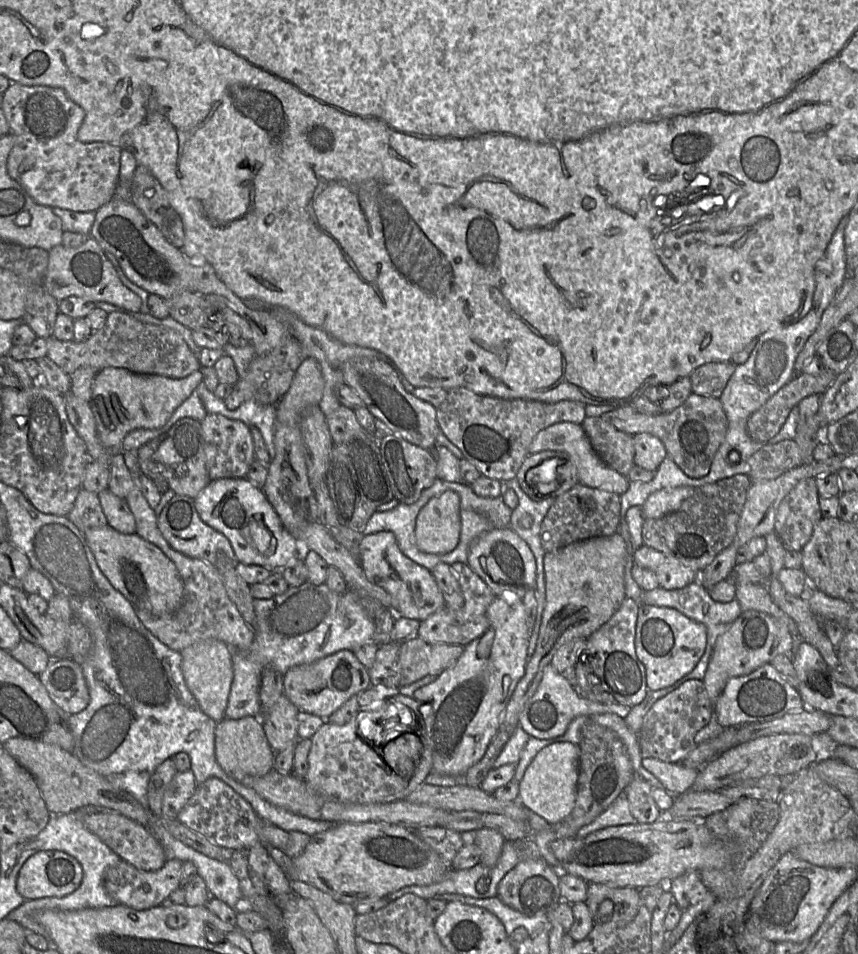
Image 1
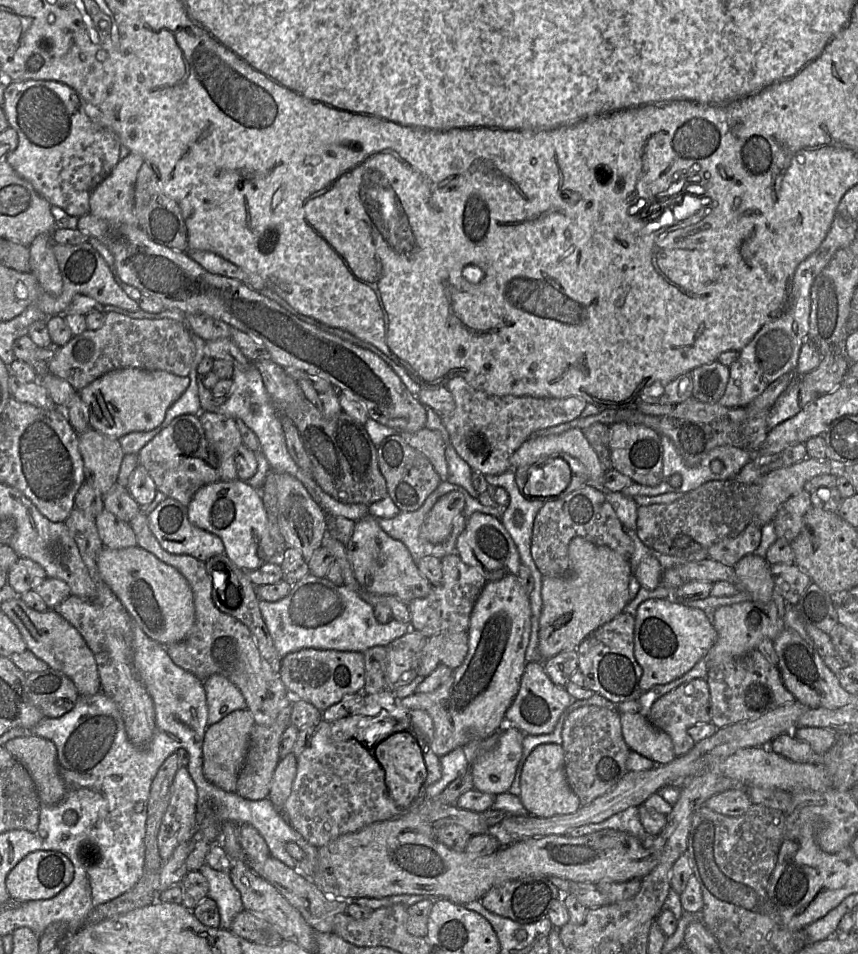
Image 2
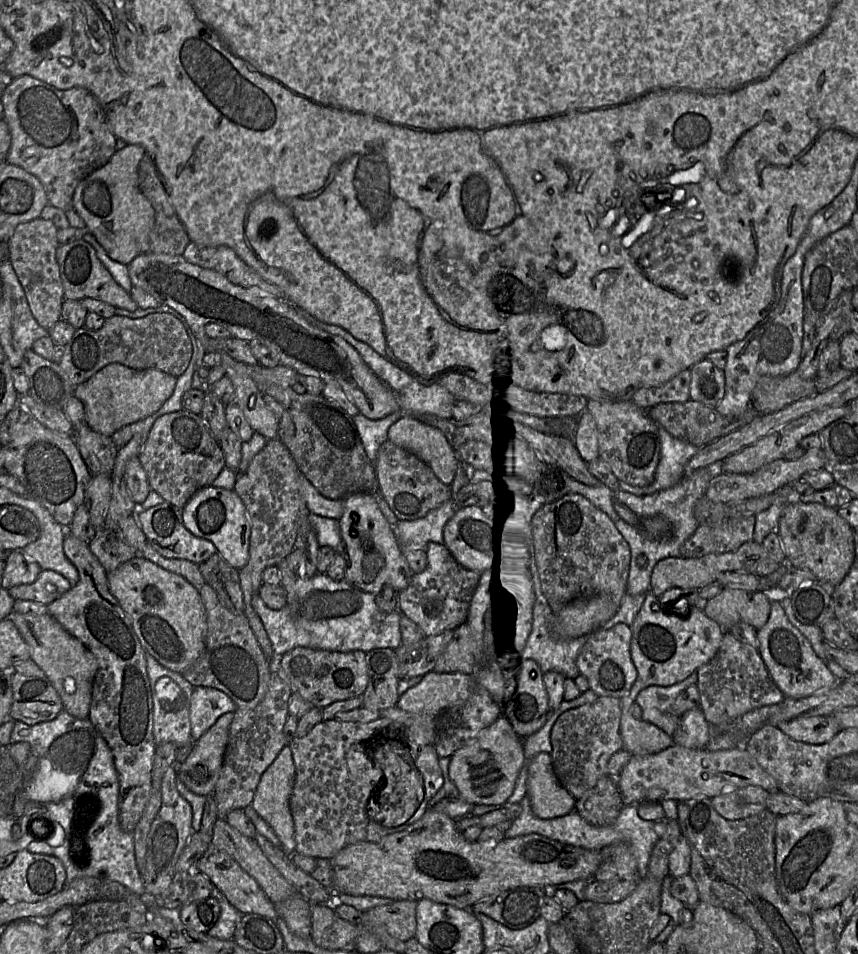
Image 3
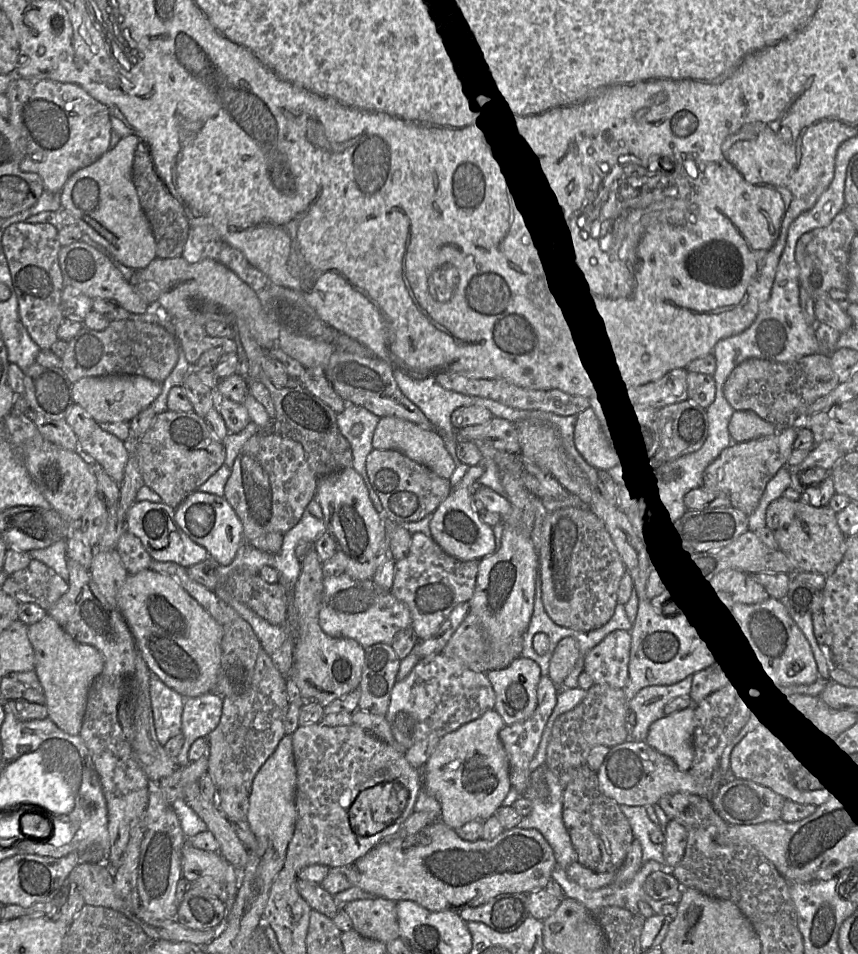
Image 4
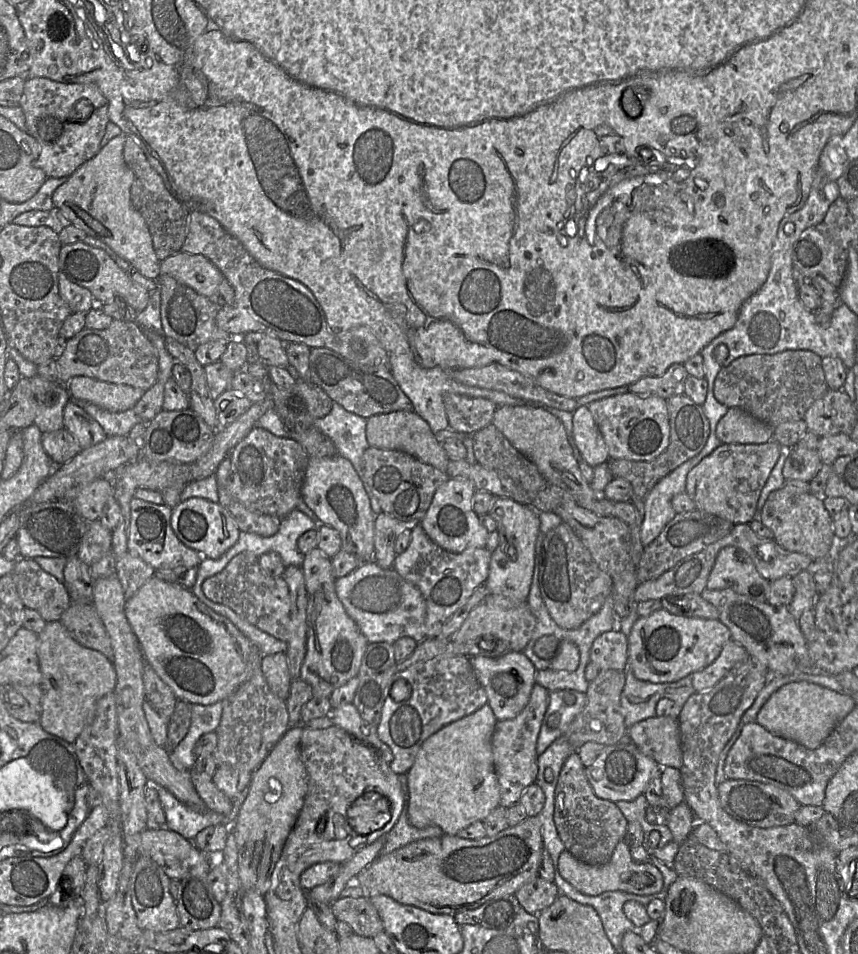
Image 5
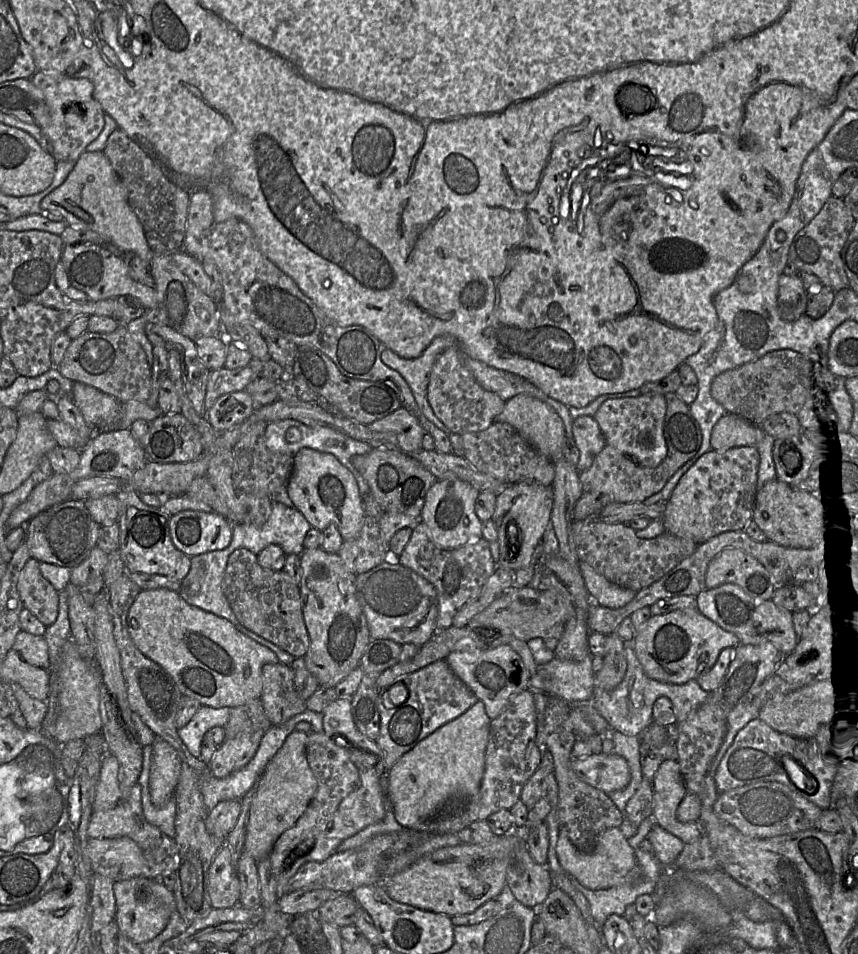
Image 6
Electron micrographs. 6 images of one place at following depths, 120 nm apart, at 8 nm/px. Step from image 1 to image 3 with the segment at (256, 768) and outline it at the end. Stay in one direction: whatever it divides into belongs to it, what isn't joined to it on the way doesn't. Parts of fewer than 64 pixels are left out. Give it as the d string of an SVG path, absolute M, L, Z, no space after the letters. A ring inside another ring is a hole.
M234 712L219 717L194 743L186 761L182 764L175 763L178 780L191 792L200 796L213 794L223 764L233 718Z

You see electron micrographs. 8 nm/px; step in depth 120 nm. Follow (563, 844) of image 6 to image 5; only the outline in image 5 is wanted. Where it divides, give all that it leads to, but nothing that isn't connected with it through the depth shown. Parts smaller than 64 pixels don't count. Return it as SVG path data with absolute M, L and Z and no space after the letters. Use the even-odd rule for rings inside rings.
M626 840L620 841L608 863L588 865L575 858L567 849L559 856L561 876L581 893L597 896L608 891L623 891L631 894L648 896L659 893L664 887L662 873L651 862L636 862Z

